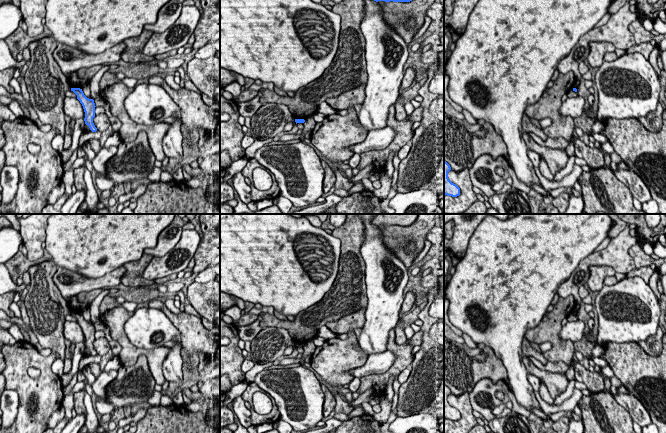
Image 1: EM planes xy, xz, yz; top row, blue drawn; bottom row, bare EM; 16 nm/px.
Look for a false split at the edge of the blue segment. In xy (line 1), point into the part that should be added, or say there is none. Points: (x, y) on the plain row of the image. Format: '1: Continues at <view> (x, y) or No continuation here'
1: No continuation here

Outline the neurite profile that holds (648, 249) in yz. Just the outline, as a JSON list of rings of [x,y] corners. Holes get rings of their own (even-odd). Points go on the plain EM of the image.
[[[636,232],[636,238],[638,241],[641,241],[643,243],[643,250],[644,252],[651,256],[651,254],[653,253],[653,247],[650,245],[650,243],[648,242],[648,240],[640,233]]]

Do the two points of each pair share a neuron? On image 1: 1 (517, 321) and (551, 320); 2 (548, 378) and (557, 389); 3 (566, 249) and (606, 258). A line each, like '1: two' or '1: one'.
1: two
2: one
3: two

